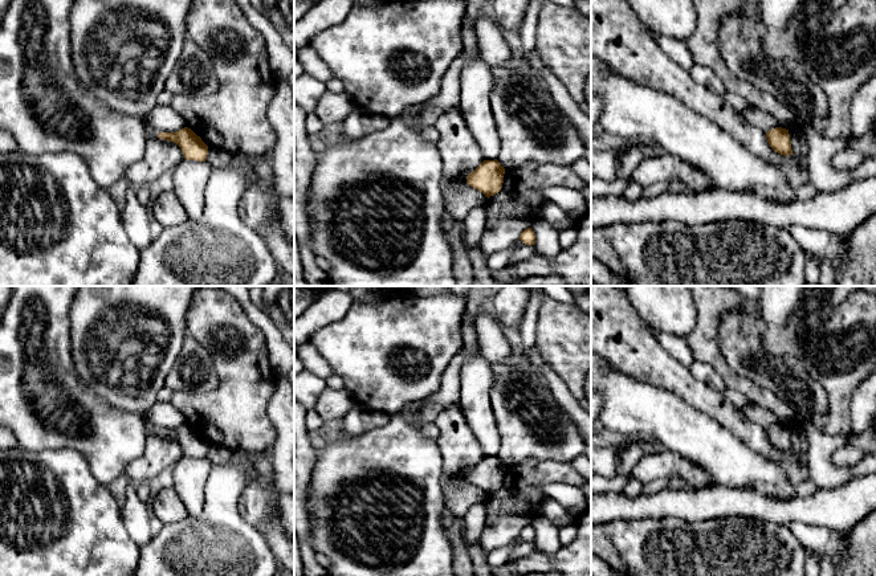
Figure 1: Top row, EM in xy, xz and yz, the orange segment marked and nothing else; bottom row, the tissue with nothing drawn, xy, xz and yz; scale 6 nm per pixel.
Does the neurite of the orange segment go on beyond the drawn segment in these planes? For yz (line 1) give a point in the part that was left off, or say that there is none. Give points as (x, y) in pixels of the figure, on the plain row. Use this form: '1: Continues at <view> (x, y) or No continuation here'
1: No continuation here

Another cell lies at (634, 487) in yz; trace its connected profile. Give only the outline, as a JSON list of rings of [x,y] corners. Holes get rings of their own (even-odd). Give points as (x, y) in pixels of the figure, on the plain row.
[[[628,477],[628,481],[623,489],[623,493],[627,495],[627,497],[637,497],[641,494],[643,491],[643,487],[644,485],[641,482],[639,482],[636,478],[633,477]]]

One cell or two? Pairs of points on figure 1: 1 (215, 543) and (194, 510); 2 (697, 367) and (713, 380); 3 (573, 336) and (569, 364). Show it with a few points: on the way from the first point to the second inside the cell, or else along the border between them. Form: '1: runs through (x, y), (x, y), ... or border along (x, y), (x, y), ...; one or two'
1: border along (204, 485), (204, 506), (196, 515), (190, 517); two
2: runs through (701, 370), (709, 376); one
3: runs through (573, 343), (571, 358); one

